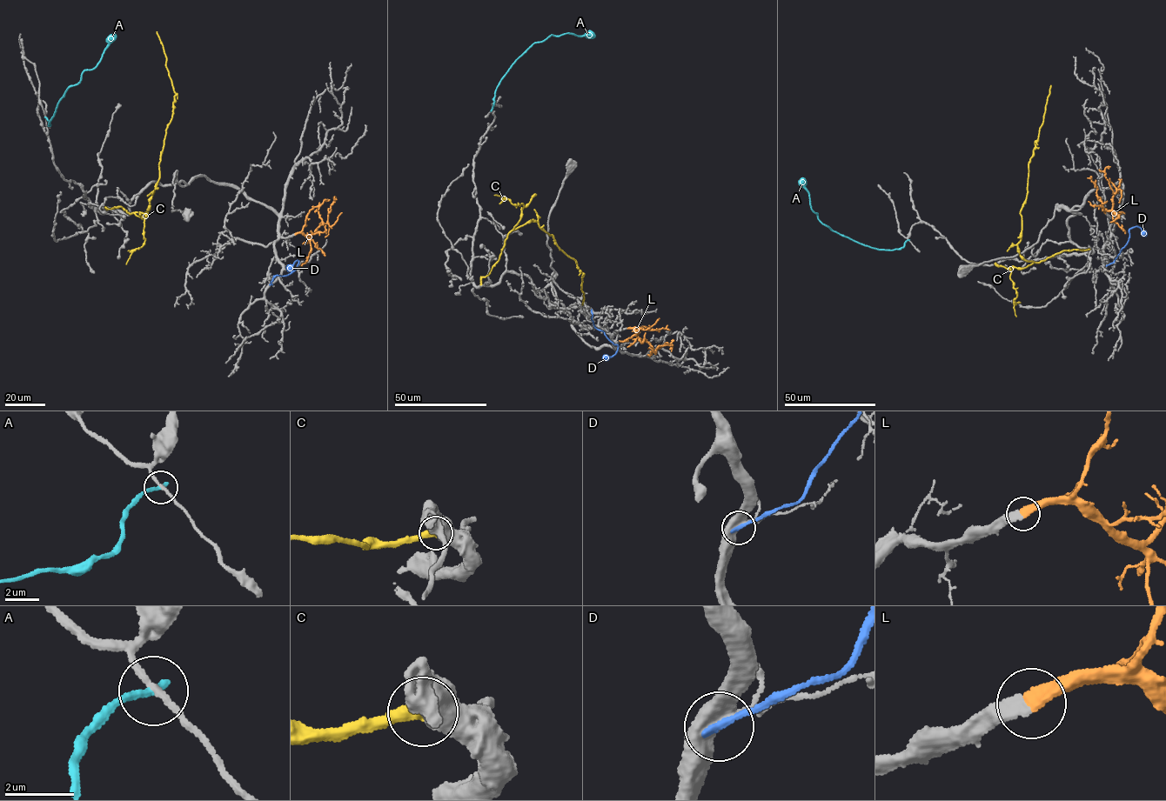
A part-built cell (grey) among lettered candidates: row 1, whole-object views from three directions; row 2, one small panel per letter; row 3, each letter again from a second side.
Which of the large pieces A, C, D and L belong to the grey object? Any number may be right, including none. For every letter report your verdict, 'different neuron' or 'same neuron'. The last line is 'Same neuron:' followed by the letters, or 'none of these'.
A: different neuron
C: different neuron
D: different neuron
L: same neuron
Same neuron: L

